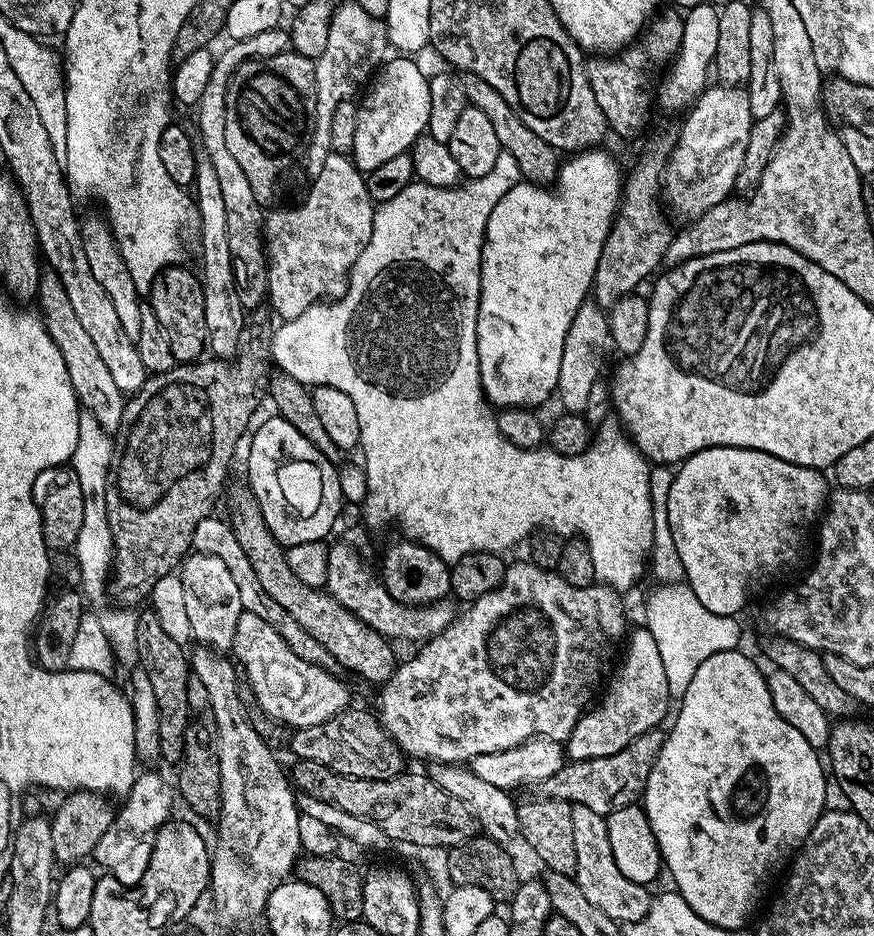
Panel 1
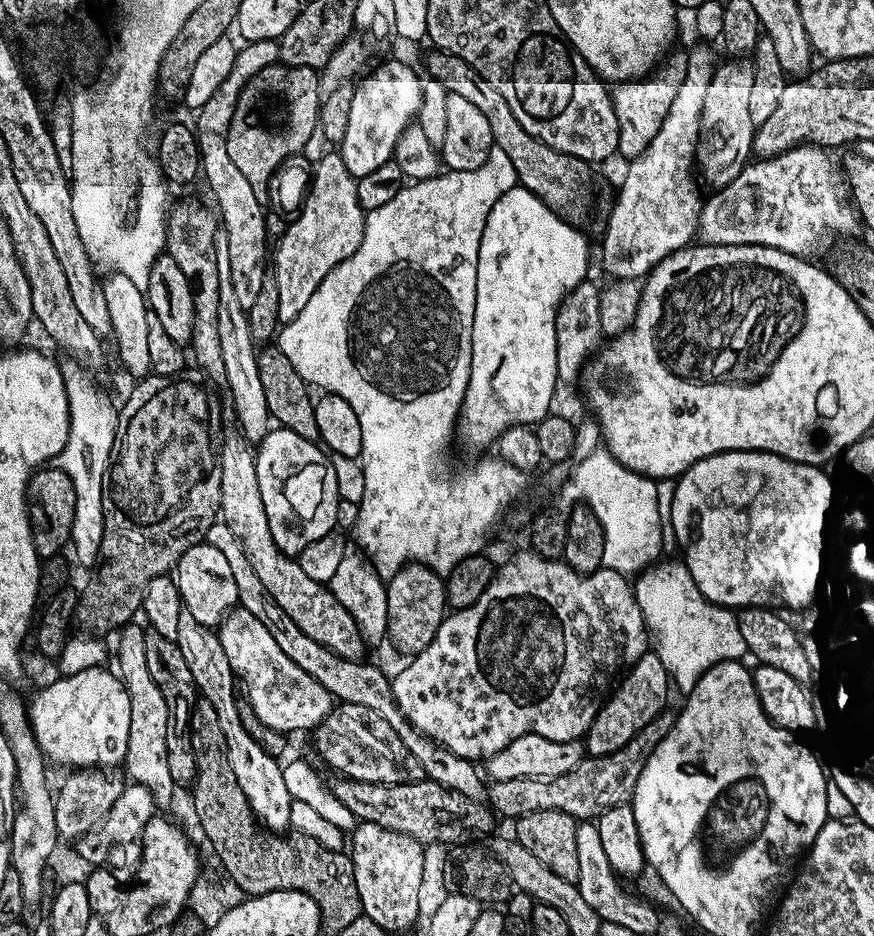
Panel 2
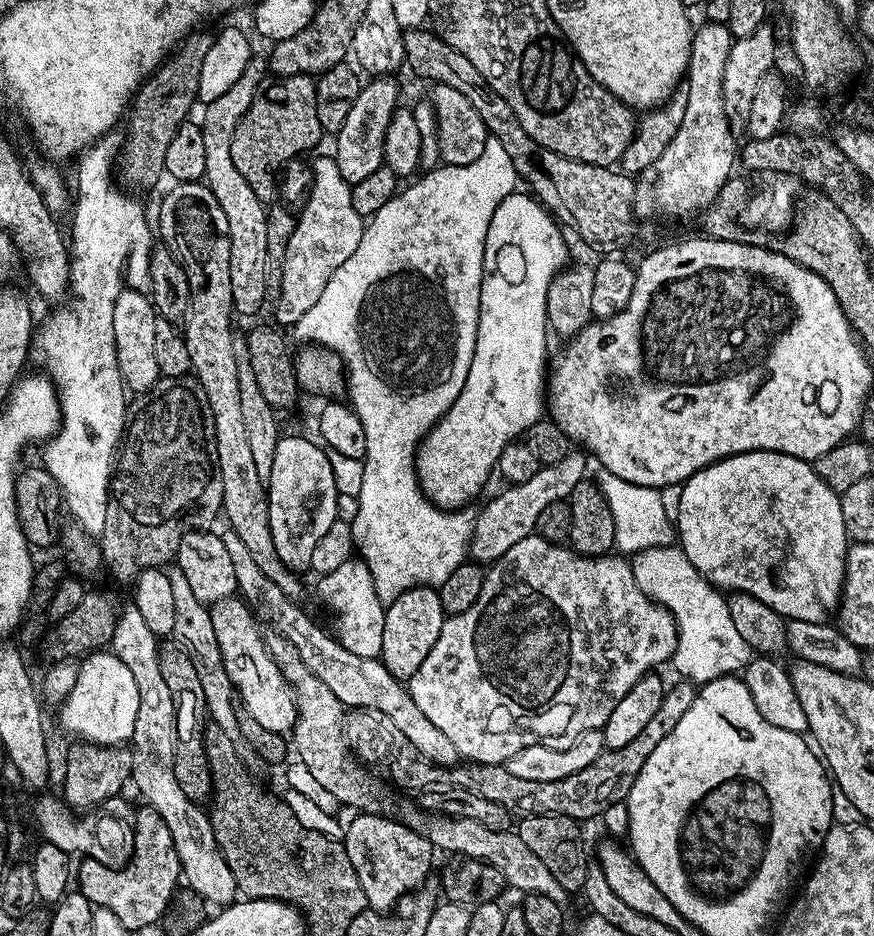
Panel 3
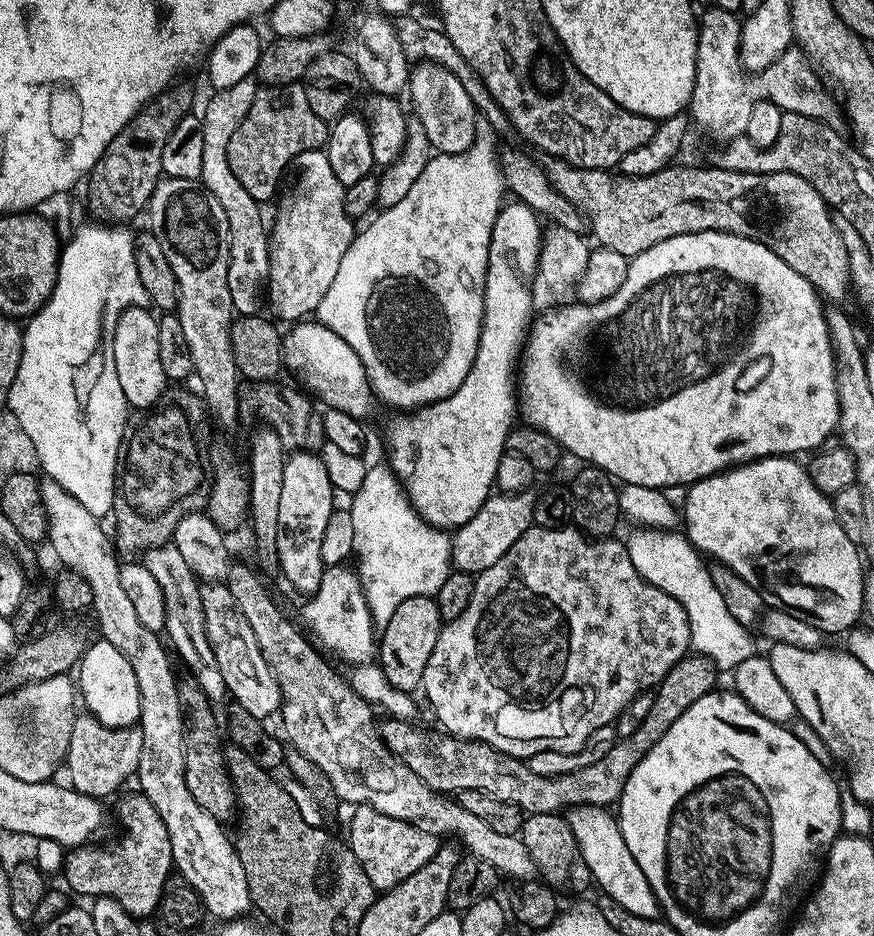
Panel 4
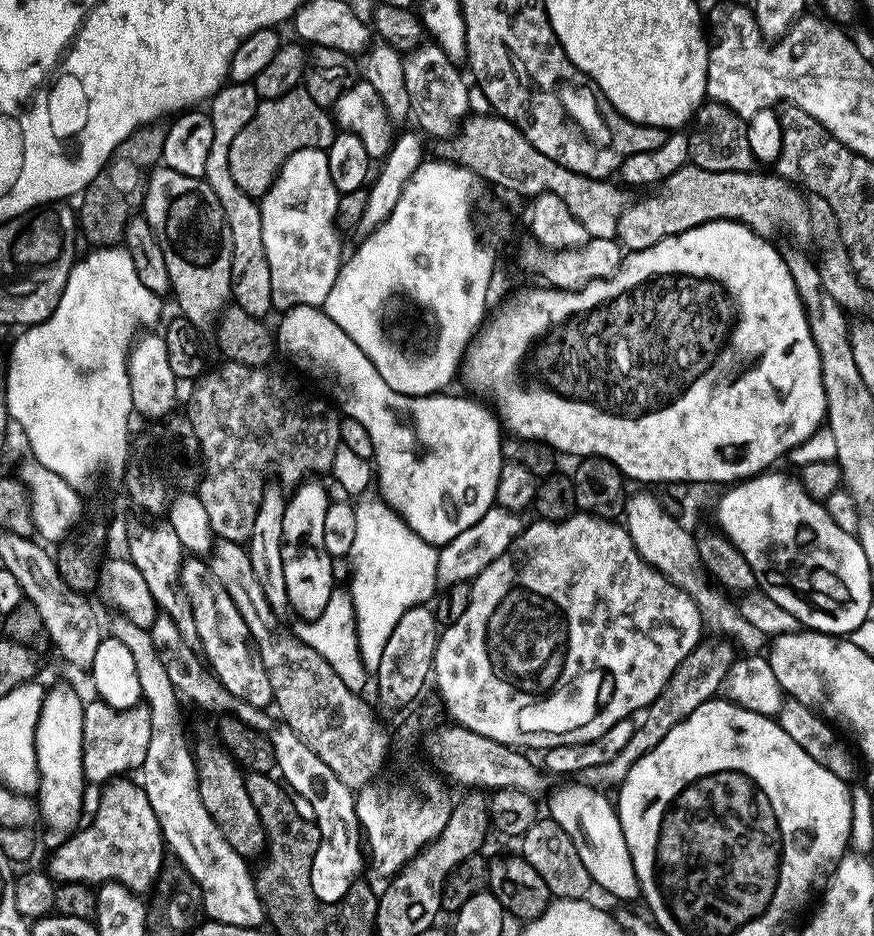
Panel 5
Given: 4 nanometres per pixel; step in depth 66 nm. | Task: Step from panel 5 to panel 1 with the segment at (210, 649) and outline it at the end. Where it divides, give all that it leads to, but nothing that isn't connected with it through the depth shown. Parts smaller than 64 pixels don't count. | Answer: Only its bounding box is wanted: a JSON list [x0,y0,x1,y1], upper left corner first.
[230,613,349,729]

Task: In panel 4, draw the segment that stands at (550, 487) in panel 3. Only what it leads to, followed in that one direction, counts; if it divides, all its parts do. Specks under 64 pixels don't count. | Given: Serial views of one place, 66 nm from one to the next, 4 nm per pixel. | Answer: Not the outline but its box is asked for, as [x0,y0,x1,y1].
[452,491,536,575]

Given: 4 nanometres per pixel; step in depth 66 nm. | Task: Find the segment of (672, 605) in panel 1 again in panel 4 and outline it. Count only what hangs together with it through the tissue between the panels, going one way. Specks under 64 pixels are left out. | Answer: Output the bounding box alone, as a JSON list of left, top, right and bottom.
[626,526,758,670]

